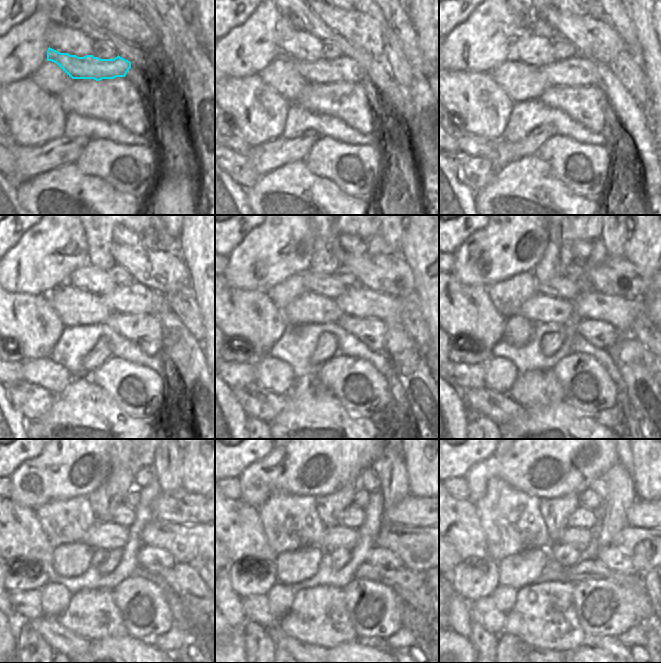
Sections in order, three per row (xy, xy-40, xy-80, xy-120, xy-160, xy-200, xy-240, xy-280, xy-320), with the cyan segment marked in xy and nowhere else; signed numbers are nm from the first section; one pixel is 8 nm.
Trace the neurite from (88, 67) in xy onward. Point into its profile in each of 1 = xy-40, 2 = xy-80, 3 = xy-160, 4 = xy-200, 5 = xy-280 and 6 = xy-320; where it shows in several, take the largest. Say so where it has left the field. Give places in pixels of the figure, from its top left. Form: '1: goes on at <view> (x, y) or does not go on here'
1: goes on at xy-40 (346, 69)
2: goes on at xy-80 (577, 71)
3: goes on at xy-160 (359, 301)
4: goes on at xy-200 (619, 312)
5: goes on at xy-280 (418, 547)
6: goes on at xy-320 (642, 546)

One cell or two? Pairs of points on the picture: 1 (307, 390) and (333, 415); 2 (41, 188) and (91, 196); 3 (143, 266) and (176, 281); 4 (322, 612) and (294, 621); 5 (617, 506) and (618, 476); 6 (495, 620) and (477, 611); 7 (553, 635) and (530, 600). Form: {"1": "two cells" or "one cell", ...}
{"1": "two cells", "2": "one cell", "3": "one cell", "4": "one cell", "5": "one cell", "6": "one cell", "7": "one cell"}

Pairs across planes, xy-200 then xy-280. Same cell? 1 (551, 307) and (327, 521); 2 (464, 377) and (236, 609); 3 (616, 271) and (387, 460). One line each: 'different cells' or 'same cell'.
1: different cells
2: different cells
3: different cells

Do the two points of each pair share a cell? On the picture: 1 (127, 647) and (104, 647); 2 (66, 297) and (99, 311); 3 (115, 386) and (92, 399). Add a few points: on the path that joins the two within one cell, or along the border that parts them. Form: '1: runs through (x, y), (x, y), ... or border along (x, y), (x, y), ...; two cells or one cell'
1: runs through (121, 647), (110, 647); one cell
2: runs through (74, 305), (91, 310); one cell
3: border along (89, 378), (121, 409); two cells

